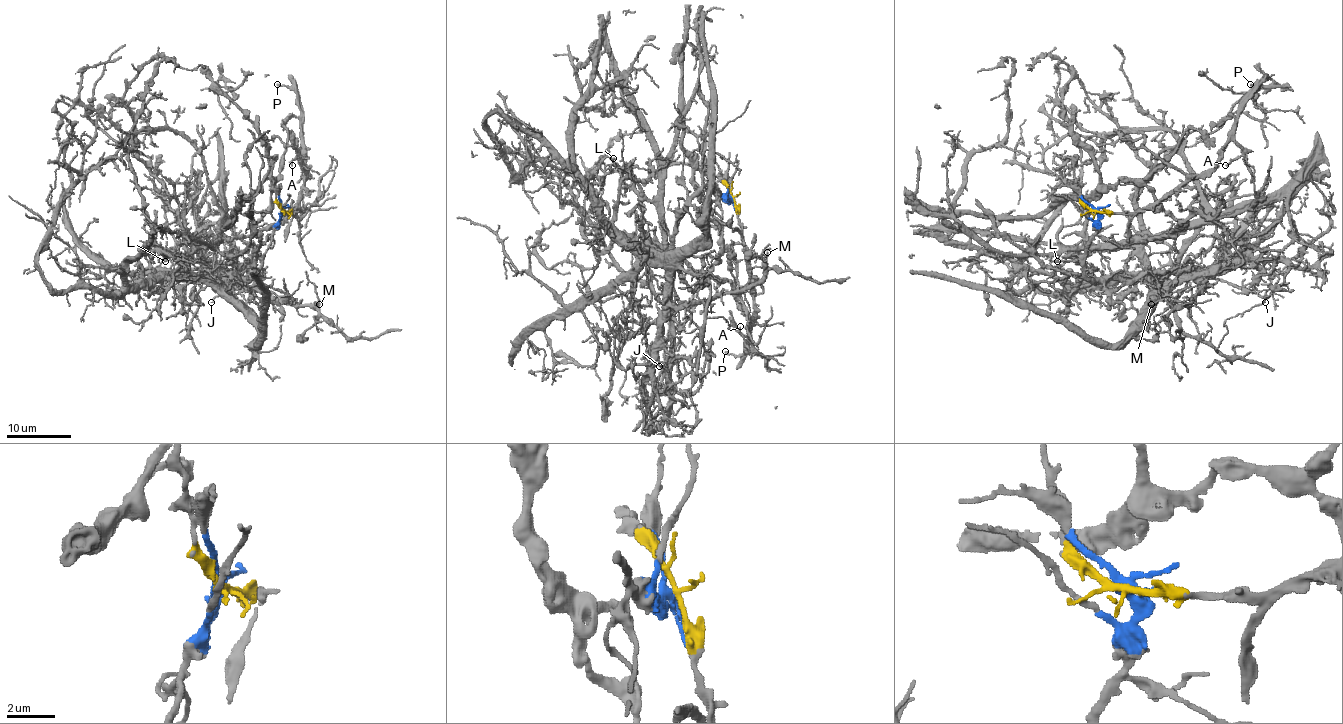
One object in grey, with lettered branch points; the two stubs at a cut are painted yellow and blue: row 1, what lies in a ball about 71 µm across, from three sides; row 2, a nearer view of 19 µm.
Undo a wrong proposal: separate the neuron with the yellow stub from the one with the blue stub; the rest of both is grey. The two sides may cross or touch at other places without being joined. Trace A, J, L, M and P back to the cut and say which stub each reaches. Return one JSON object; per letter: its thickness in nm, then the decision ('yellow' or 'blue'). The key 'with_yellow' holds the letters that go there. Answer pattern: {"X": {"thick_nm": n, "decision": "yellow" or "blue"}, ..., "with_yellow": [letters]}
{"A": {"thick_nm": 190, "decision": "yellow"}, "J": {"thick_nm": 100, "decision": "blue"}, "L": {"thick_nm": 170, "decision": "blue"}, "M": {"thick_nm": 140, "decision": "blue"}, "P": {"thick_nm": 160, "decision": "yellow"}, "with_yellow": ["A", "P"]}

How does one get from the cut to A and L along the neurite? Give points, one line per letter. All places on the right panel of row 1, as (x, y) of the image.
A: (1094, 210), (1142, 212), (1189, 181), (1200, 178), (1232, 141), (1242, 154), (1226, 165)
L: (1094, 210), (1097, 229), (1085, 273), (1154, 278), (1094, 281), (1083, 260), (1059, 244), (1057, 261)

